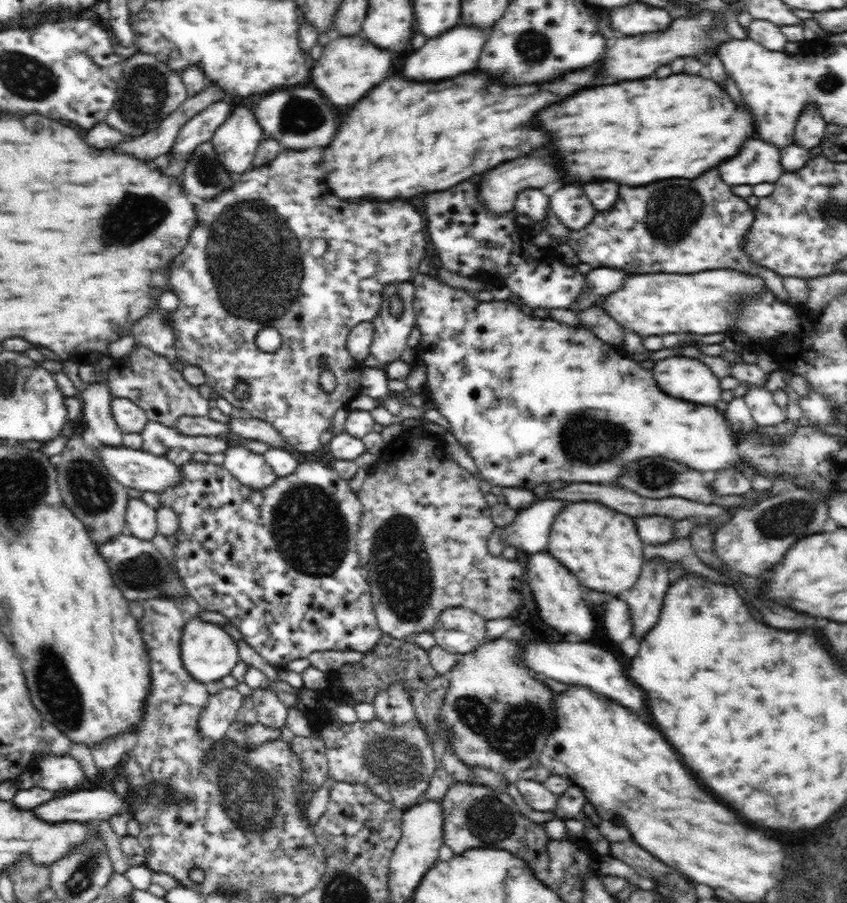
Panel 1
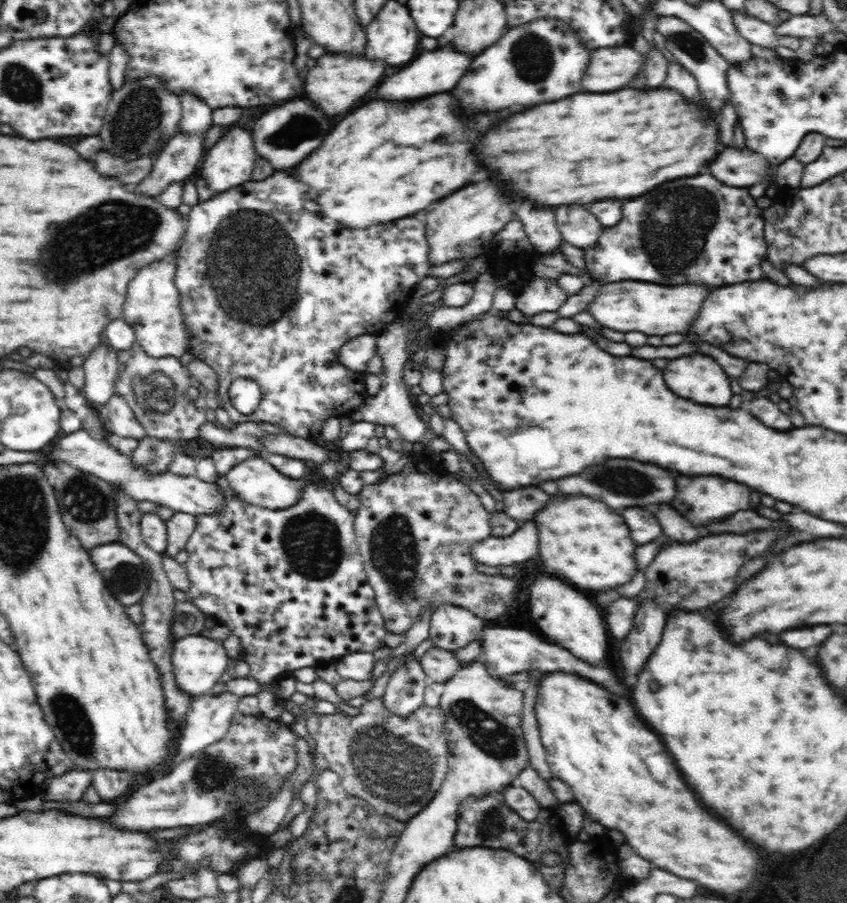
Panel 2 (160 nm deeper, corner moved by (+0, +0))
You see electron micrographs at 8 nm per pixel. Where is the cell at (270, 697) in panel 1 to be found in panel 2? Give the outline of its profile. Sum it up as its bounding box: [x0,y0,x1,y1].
[186,482,388,719]

